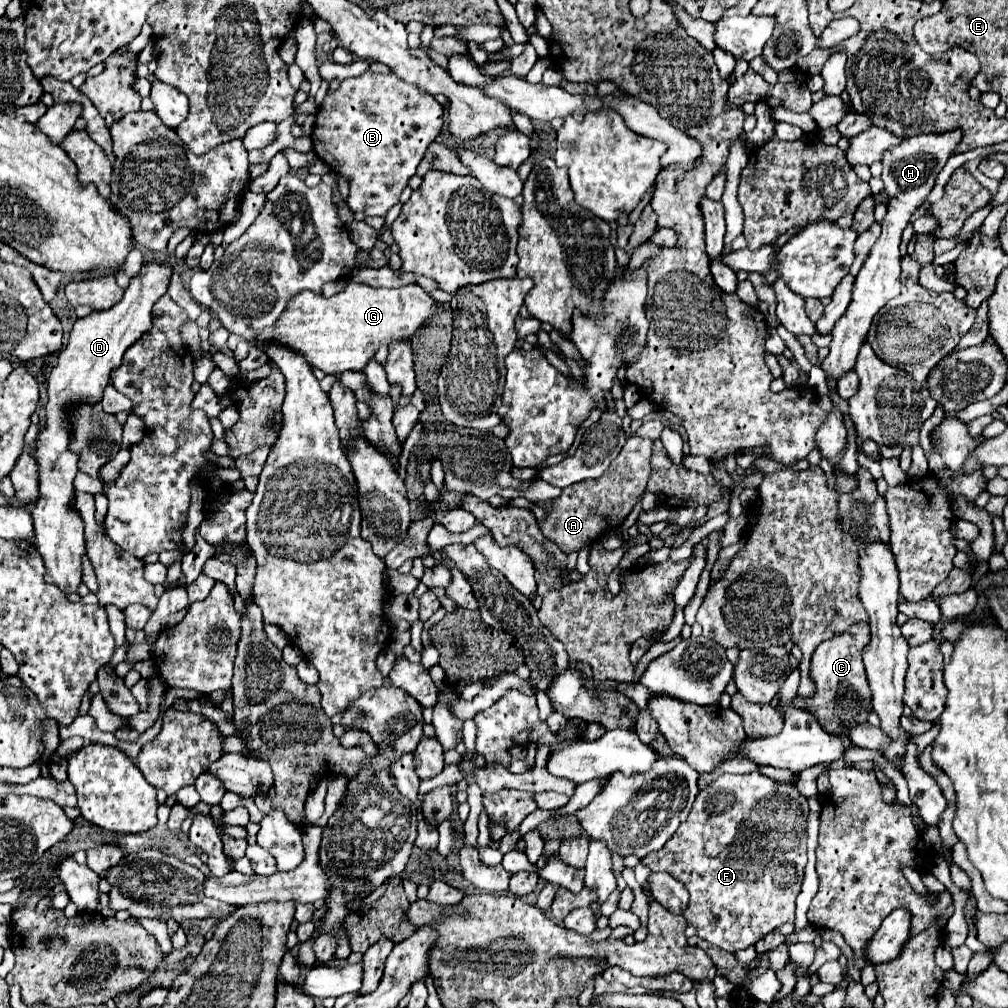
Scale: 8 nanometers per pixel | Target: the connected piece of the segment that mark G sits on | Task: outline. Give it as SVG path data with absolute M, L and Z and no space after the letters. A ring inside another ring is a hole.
M348 282L346 288L330 298L326 296L316 296L308 290L296 294L294 298L288 300L286 310L280 314L280 318L274 322L274 326L264 328L258 336L260 344L276 342L280 346L290 348L296 354L302 354L306 362L312 368L320 368L324 374L342 374L346 370L360 372L368 364L368 360L376 354L378 346L384 344L388 346L394 340L408 340L412 334L424 324L428 316L436 312L436 302L418 286L418 284L408 284L402 288L372 288L368 284L358 284L358 282Z

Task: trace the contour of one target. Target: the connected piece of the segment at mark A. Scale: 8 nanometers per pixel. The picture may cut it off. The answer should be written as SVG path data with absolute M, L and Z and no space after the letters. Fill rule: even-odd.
M630 436L624 450L618 454L616 460L612 460L602 478L584 480L564 488L560 498L554 498L552 506L546 508L544 520L538 520L544 538L554 542L564 554L570 554L606 536L600 532L618 528L646 490L650 478L650 448L652 440Z

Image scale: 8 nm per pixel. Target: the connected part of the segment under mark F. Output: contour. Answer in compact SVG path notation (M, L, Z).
M758 772L722 774L698 792L688 820L674 832L666 846L650 852L642 864L652 872L668 872L690 892L684 918L698 930L698 936L722 950L736 952L754 946L768 932L794 922L796 896L806 866L806 818L808 802L790 784L778 784Z

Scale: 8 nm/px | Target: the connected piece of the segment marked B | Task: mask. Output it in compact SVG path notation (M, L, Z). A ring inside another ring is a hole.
M364 72L356 78L342 80L336 92L324 96L322 104L318 106L316 124L312 132L314 152L334 172L338 172L350 182L348 206L354 212L364 212L366 216L386 216L386 212L394 204L398 204L398 198L406 188L408 180L416 174L416 168L424 158L426 148L440 134L442 114L444 108L434 100L432 94L400 80L396 74Z

